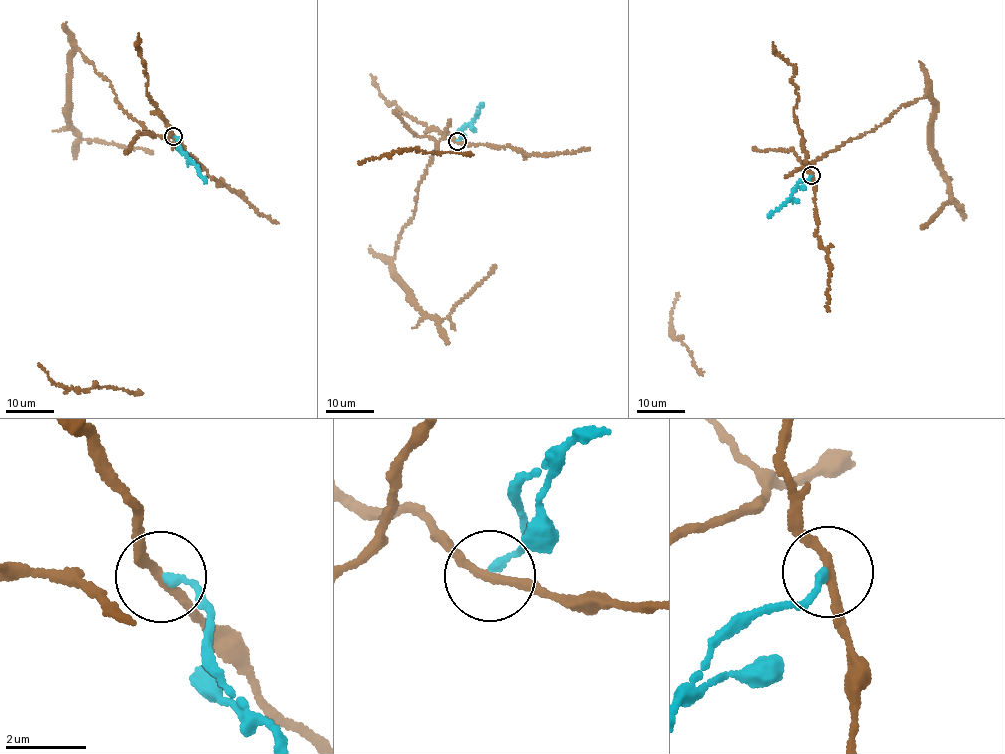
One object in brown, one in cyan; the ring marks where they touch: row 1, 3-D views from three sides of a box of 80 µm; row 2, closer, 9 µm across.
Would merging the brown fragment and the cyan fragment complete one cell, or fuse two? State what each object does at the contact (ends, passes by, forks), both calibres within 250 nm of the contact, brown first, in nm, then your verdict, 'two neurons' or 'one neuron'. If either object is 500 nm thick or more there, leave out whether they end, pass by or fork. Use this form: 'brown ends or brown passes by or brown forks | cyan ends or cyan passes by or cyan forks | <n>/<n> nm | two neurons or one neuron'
brown passes by | cyan ends | 200/190 nm | two neurons

